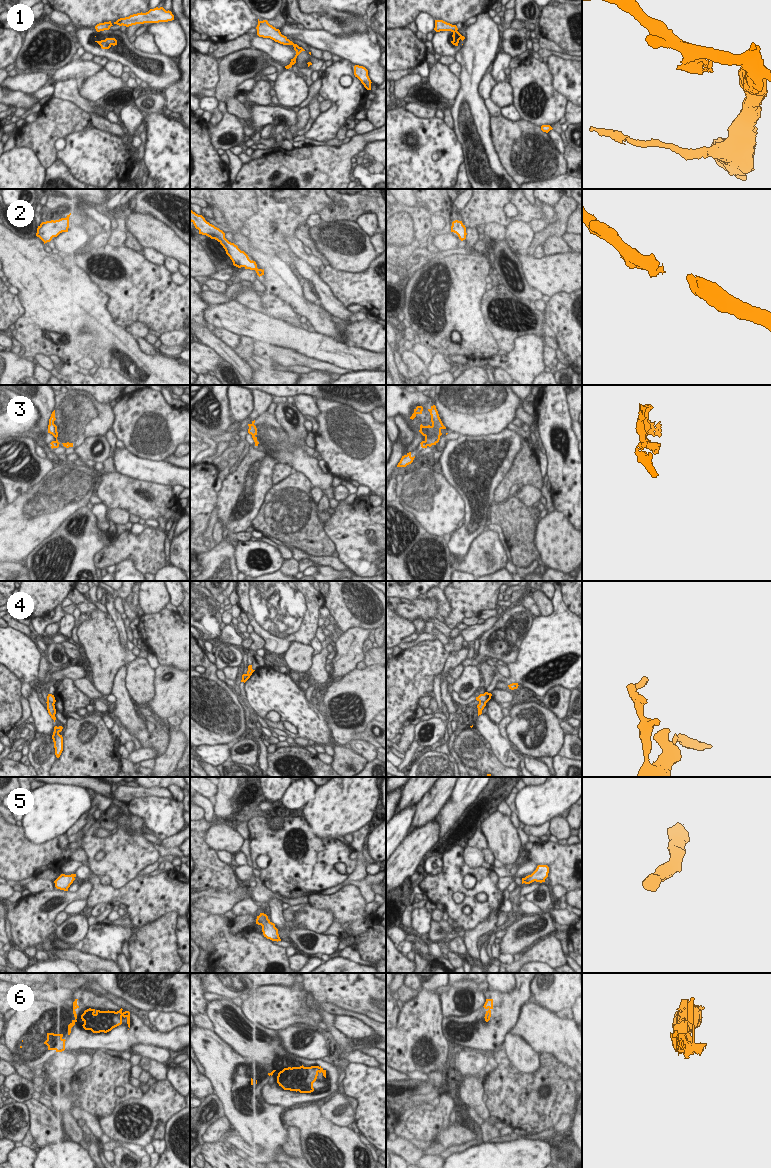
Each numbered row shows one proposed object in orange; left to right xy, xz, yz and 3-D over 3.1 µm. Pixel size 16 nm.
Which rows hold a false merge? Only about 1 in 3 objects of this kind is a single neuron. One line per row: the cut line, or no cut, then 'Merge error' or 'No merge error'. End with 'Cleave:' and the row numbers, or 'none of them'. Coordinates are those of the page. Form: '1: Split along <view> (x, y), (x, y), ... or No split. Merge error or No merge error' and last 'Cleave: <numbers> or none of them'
1: Split along yz (451, 30), (456, 31). Merge error
2: No split. No merge error
3: Split along yz (424, 441), (427, 445). Merge error
4: Split along xy (47, 700), (53, 704). Merge error
5: No split. No merge error
6: Split along xy (75, 1019), (76, 1021). Merge error
Cleave: 1, 3, 4, 6.

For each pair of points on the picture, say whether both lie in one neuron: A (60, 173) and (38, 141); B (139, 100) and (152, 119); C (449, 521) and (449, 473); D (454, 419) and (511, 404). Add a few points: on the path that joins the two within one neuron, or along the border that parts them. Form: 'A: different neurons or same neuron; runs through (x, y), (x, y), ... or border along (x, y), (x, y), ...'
A: different neurons; border along (58, 160), (46, 169)
B: different neurons; border along (159, 112), (146, 114)
C: different neurons; border along (442, 474), (459, 494)
D: same neuron; runs through (468, 419), (497, 418)

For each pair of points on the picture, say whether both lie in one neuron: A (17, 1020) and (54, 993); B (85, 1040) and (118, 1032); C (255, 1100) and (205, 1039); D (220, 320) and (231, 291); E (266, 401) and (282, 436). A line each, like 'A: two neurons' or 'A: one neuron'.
A: two neurons
B: one neuron
C: one neuron
D: two neurons
E: two neurons

